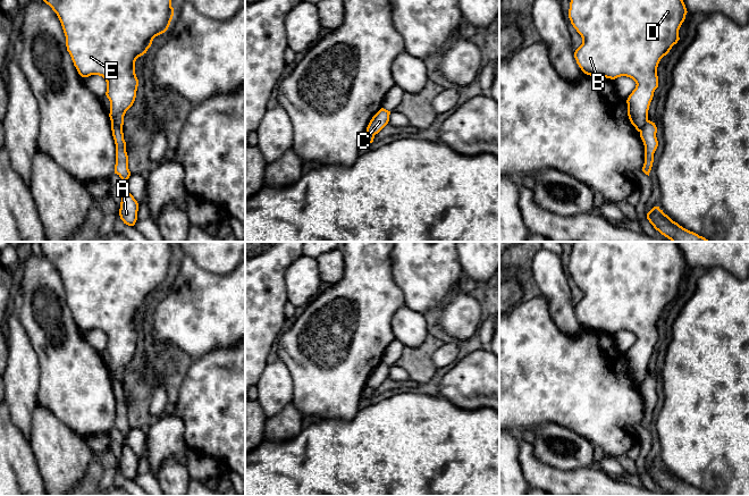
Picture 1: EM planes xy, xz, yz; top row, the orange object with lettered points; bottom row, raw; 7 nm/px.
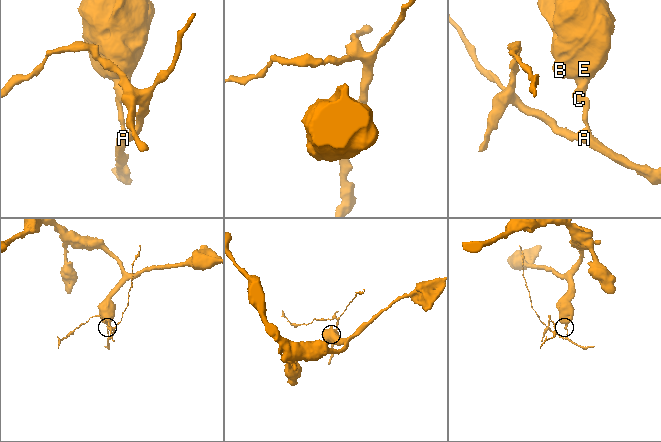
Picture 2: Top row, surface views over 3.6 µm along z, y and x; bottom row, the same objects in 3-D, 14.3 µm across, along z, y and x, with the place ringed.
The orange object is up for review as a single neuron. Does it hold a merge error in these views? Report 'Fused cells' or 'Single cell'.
Fused cells

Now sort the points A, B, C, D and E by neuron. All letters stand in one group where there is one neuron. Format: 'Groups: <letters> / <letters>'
Groups: A / B C D E

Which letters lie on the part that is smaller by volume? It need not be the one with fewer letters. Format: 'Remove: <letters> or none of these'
Remove: A

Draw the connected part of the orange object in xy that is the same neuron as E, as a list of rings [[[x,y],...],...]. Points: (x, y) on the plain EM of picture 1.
[[[39,242],[43,255],[57,268],[65,291],[66,301],[74,320],[82,331],[102,330],[107,336],[106,350],[110,355],[110,375],[123,382],[124,370],[133,360],[138,334],[135,316],[146,308],[155,291],[165,287],[172,274],[170,242]]]

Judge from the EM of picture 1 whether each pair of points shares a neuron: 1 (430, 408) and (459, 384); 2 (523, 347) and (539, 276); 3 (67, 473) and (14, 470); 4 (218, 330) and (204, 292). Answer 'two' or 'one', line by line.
1: two
2: two
3: two
4: one

